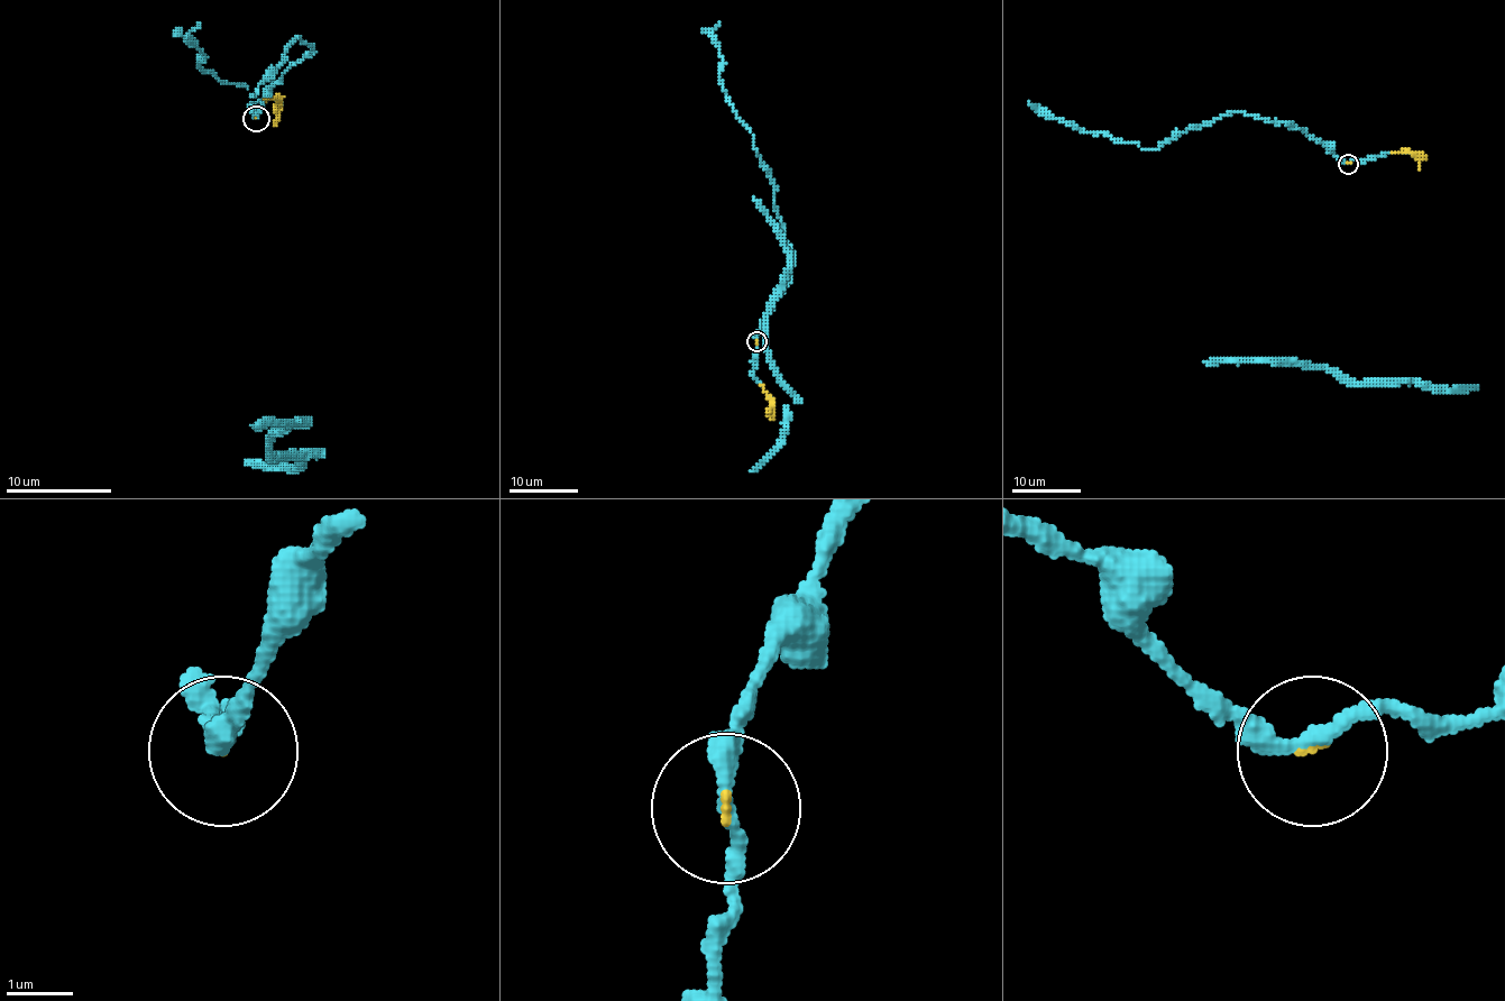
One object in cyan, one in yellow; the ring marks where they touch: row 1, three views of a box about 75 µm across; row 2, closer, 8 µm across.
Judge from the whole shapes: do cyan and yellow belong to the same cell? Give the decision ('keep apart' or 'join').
join

